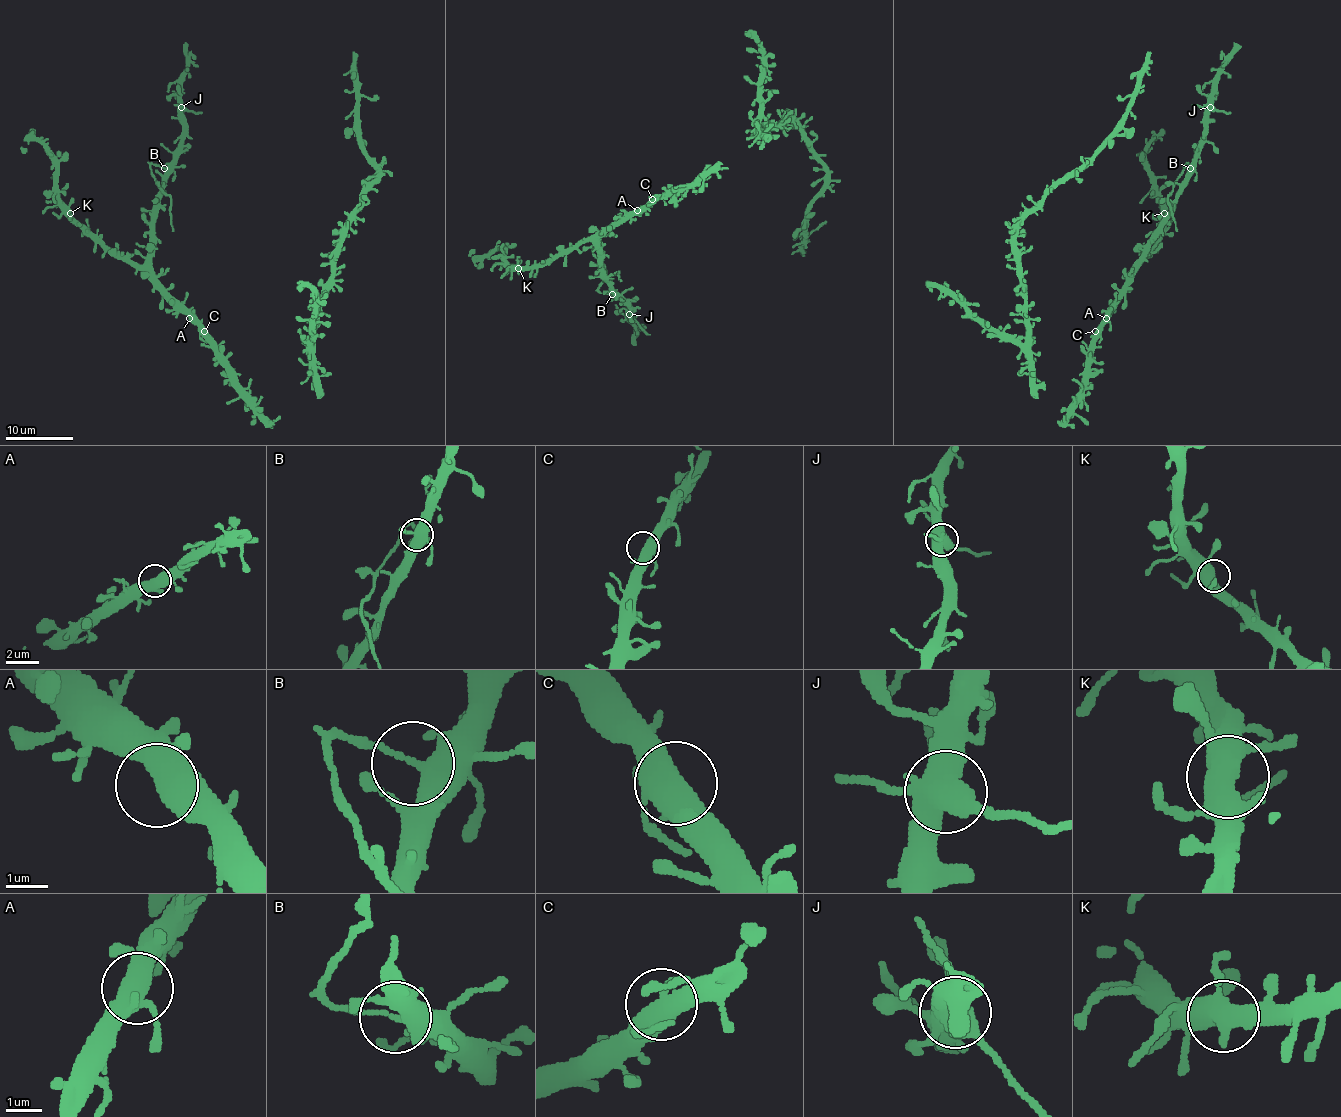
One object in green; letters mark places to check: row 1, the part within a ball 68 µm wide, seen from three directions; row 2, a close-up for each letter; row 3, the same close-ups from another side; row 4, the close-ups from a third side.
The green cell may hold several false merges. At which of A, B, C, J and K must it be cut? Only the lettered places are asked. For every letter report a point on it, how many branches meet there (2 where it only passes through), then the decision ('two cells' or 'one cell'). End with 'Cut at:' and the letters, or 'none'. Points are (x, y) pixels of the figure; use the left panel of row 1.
A: place (189, 318); branches 3; one cell
B: place (164, 168); branches 3; two cells
C: place (204, 331); branches 3; one cell
J: place (181, 107); branches 4; two cells
K: place (70, 213); branches 4; one cell
Cut at: B, J

